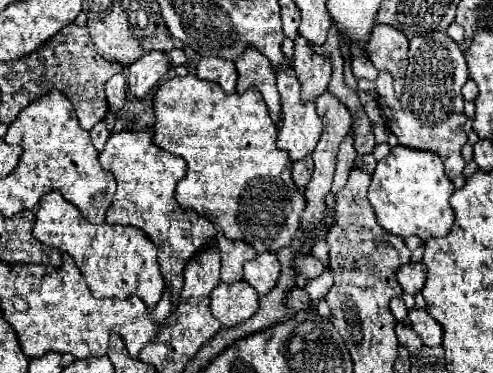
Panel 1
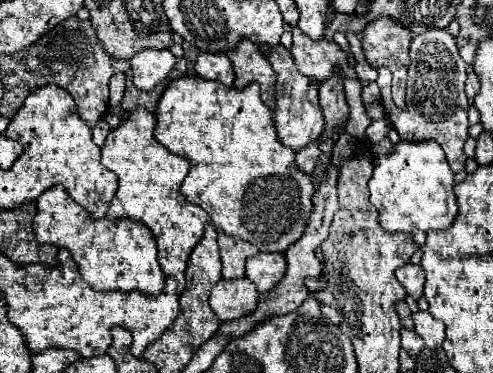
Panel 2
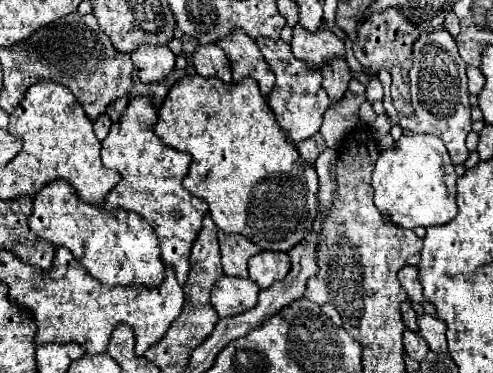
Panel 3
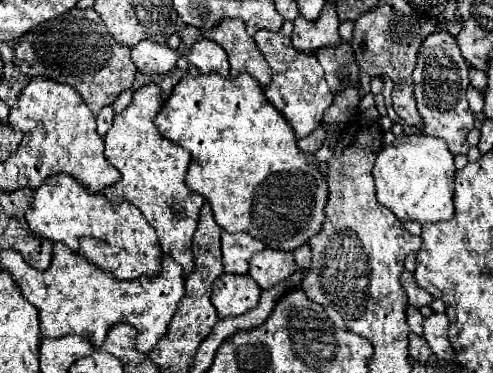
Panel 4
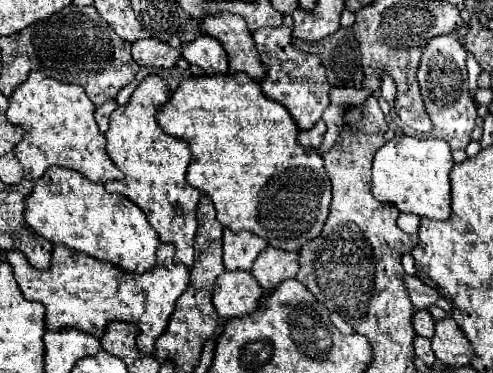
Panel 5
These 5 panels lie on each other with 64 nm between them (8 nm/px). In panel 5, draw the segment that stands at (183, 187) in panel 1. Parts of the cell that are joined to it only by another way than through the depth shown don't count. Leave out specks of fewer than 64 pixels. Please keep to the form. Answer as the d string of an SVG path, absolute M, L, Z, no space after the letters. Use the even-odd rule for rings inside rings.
M244 72L192 76L180 82L180 86L172 92L170 100L160 108L156 116L158 126L166 134L188 142L192 162L188 166L186 180L188 184L194 184L194 188L210 196L216 208L216 220L224 228L230 228L232 232L254 232L270 246L288 252L298 252L306 242L322 232L332 196L322 158L314 150L300 152L300 146L296 142L298 126L294 124L292 116L288 116L282 104L268 100L256 80L252 80Z

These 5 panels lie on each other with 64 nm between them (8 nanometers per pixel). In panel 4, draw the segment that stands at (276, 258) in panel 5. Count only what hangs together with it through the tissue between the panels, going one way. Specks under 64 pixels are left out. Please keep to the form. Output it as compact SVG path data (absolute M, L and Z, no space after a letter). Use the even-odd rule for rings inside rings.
M266 248L266 250L258 252L256 256L252 256L248 274L256 280L256 284L262 290L266 290L266 288L272 288L274 284L286 280L288 276L292 276L294 270L296 270L296 262L294 262L292 252Z

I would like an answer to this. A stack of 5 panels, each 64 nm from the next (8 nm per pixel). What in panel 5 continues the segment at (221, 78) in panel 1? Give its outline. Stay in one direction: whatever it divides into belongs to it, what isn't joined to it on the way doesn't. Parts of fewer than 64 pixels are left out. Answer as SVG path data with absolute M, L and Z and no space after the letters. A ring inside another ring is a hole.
M200 36L190 44L182 46L182 56L200 66L206 74L228 74L228 58L218 40L212 36Z

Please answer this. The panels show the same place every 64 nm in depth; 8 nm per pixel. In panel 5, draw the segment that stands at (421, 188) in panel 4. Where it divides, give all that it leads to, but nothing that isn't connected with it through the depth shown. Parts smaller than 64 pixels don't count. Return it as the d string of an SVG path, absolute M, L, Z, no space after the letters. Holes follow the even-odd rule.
M394 136L374 156L372 194L384 204L394 204L400 212L416 214L430 220L450 218L450 170L454 166L452 152L444 140Z

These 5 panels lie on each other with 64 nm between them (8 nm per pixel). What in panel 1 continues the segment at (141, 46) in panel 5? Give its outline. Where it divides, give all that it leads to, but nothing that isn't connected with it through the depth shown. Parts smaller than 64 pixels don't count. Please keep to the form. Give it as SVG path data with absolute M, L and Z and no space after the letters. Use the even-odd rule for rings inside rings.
M150 52L128 68L128 88L136 98L144 98L166 72L168 72L166 54Z

